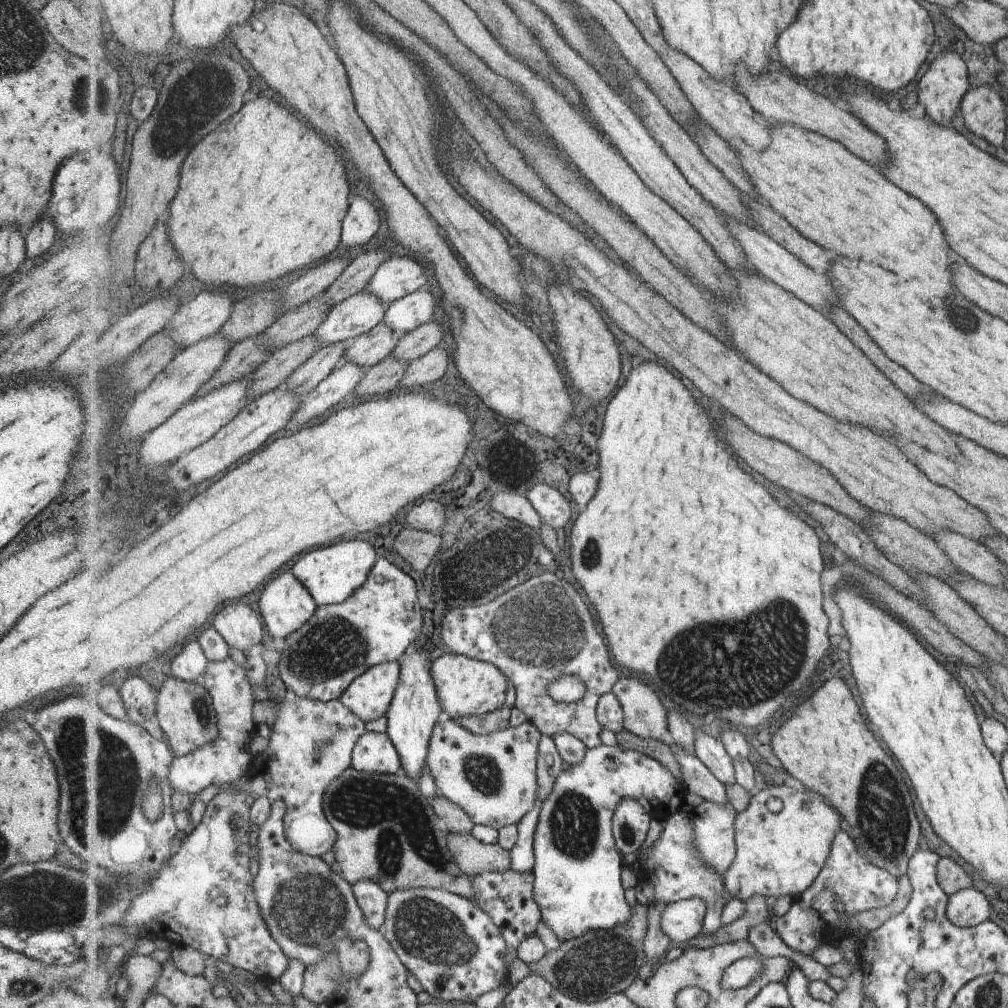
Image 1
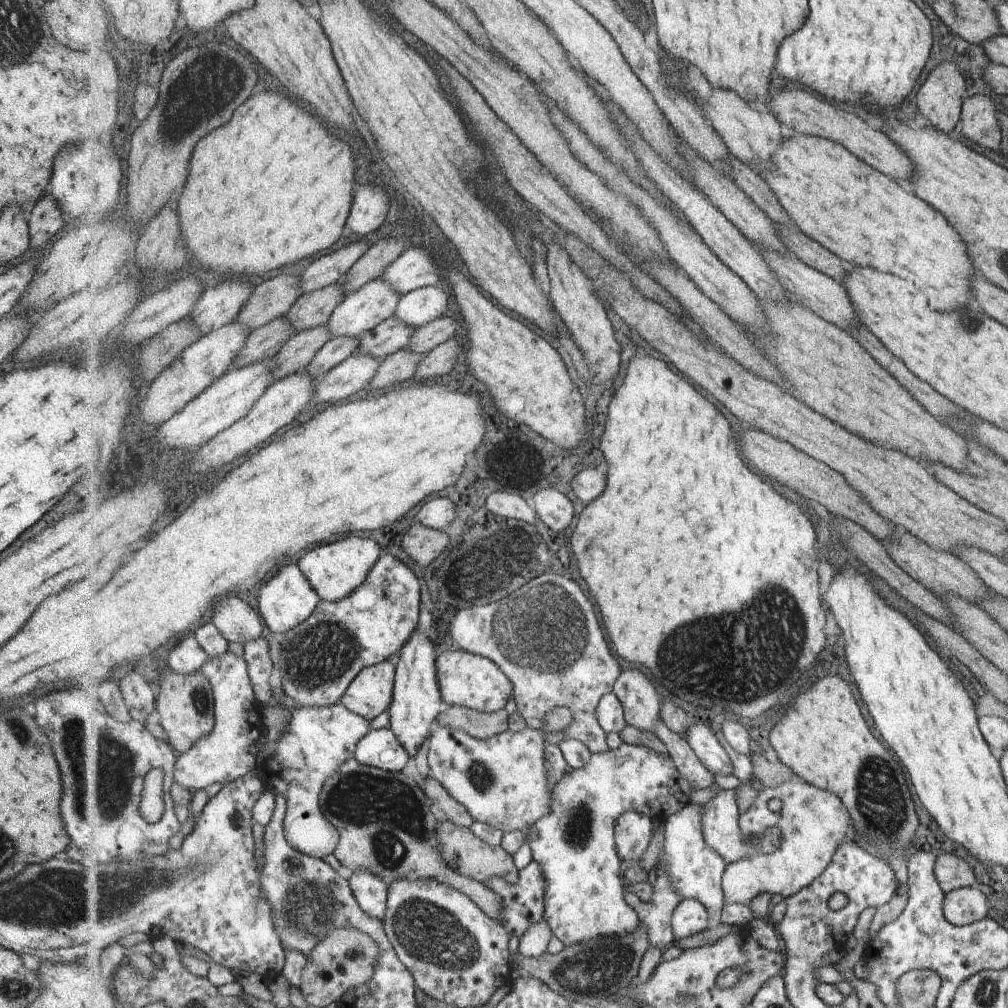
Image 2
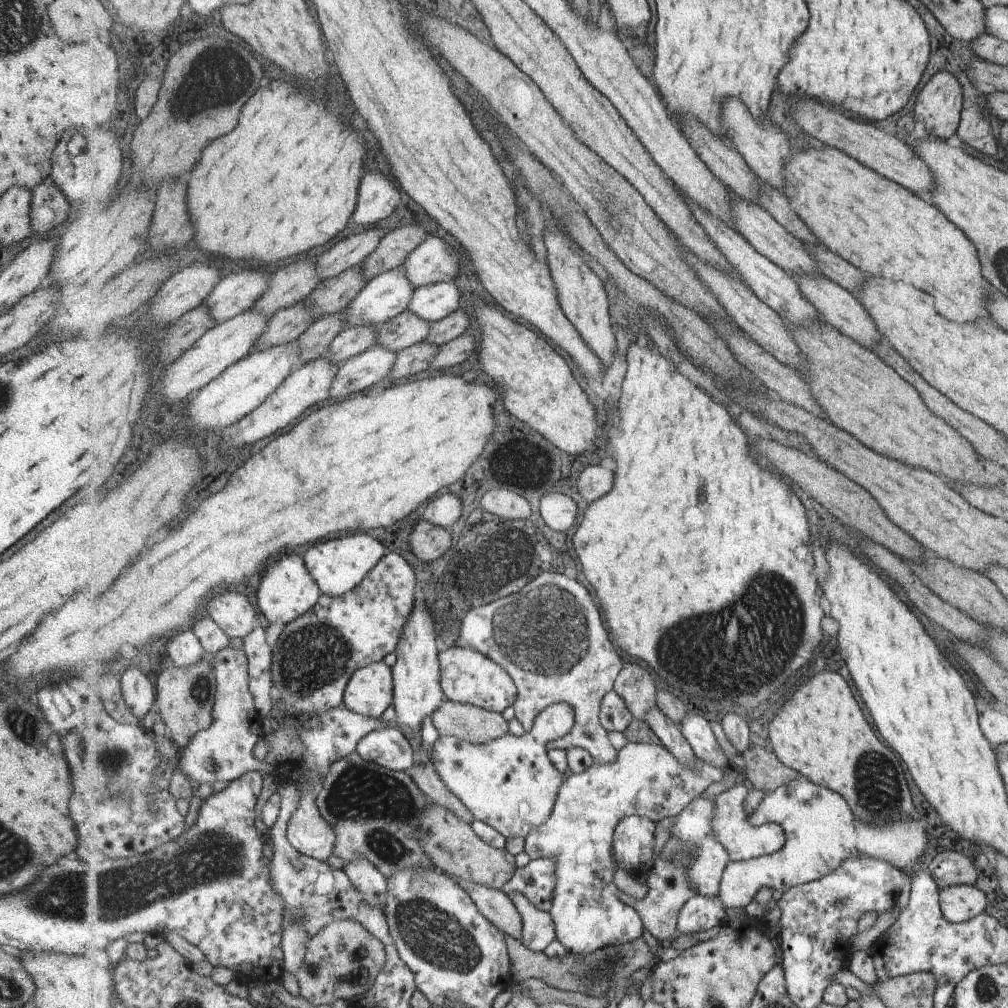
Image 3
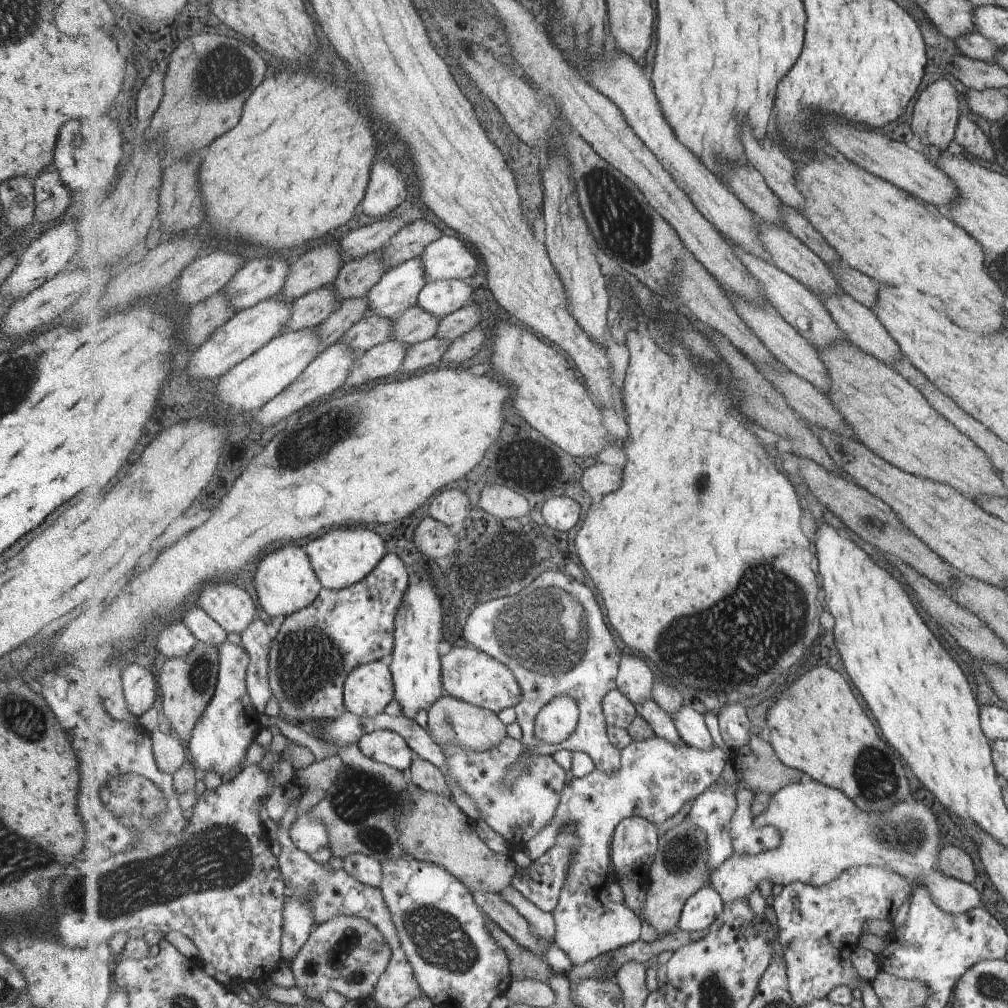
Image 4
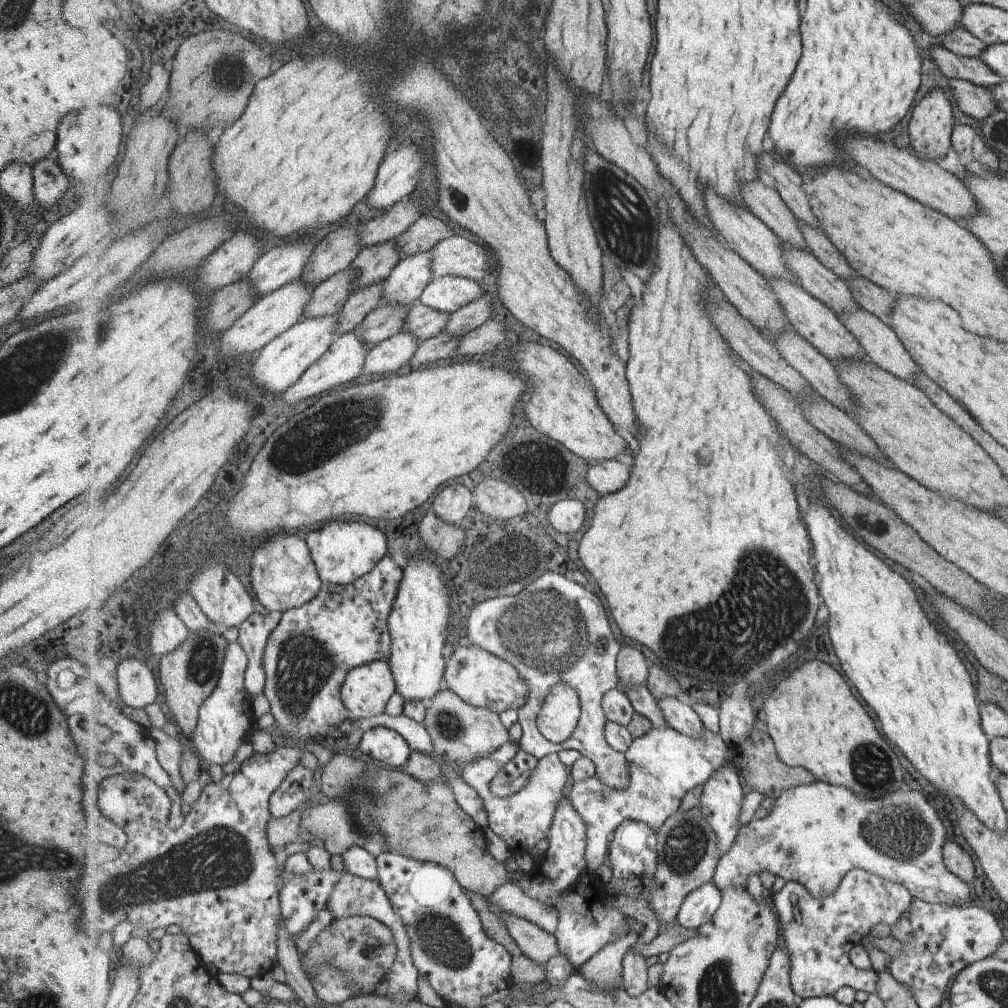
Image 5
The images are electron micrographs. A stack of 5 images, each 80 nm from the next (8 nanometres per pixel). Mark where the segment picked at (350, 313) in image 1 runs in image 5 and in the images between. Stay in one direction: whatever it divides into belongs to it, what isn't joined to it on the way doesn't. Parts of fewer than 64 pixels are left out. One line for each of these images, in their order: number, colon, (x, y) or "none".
2: (378, 300)
3: (387, 295)
4: (399, 290)
5: (405, 286)

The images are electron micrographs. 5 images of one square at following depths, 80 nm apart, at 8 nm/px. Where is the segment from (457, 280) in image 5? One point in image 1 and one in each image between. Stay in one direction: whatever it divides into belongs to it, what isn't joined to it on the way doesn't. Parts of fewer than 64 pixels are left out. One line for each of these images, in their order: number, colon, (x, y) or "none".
1: (404, 315)
2: (419, 307)
3: (433, 302)
4: (441, 297)

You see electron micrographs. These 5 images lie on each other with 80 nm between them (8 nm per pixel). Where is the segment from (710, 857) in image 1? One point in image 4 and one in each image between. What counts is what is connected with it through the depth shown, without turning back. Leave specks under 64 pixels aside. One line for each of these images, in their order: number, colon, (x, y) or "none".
2: (722, 829)
3: (732, 825)
4: (748, 839)

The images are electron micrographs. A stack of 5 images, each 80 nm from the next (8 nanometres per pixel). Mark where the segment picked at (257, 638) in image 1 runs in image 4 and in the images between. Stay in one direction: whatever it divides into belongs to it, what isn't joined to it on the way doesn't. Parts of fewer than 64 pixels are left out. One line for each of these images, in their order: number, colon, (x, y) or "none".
2: (238, 622)
3: (233, 612)
4: (230, 605)

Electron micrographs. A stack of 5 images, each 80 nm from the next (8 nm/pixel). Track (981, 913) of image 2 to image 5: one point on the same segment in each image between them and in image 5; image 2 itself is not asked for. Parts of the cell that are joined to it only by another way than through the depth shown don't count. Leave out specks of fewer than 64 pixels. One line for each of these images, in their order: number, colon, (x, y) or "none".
3: (959, 902)
4: (824, 833)
5: (817, 833)

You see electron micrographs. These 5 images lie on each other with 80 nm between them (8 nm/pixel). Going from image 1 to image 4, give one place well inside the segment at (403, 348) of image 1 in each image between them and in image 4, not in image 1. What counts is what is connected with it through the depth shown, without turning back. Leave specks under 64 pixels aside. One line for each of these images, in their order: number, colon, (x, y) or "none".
2: (426, 338)
3: (456, 324)
4: (459, 323)

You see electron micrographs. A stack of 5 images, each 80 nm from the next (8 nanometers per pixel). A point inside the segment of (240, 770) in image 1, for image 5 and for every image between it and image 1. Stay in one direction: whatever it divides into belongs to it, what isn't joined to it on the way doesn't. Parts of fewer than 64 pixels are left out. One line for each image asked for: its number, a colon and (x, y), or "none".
2: (221, 756)
3: (224, 751)
4: (228, 726)
5: (225, 721)

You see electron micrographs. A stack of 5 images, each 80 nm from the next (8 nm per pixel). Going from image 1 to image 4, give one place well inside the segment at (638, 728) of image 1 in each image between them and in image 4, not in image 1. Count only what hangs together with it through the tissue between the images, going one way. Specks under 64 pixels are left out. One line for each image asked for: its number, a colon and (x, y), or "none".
2: (642, 704)
3: (636, 685)
4: (636, 681)

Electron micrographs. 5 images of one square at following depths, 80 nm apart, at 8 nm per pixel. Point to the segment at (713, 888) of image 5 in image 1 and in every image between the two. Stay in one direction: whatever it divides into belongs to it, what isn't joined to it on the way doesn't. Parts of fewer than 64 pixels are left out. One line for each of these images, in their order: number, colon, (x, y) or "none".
1: (683, 920)
2: (691, 917)
3: (703, 912)
4: (702, 910)

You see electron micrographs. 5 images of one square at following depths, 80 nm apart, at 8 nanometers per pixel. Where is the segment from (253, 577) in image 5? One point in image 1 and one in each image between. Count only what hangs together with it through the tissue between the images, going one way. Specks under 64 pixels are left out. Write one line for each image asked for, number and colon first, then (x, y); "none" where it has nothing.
1: (286, 604)
2: (288, 598)
3: (287, 591)
4: (286, 582)

